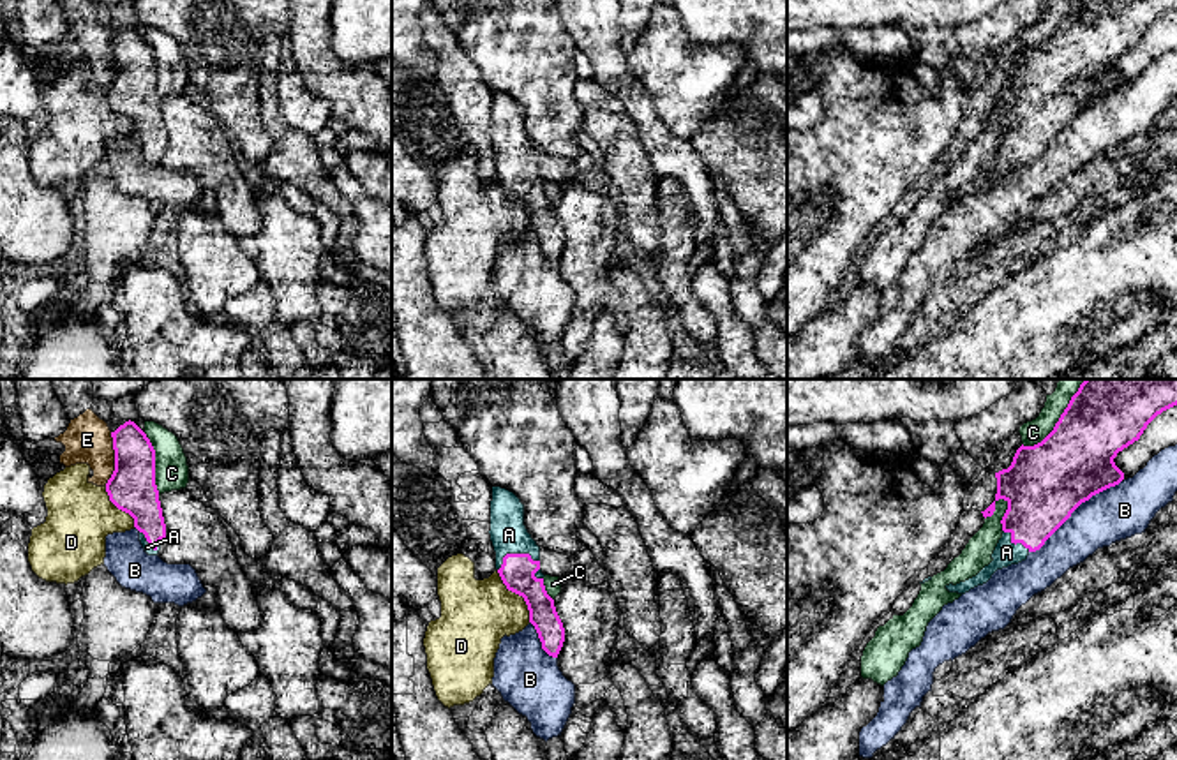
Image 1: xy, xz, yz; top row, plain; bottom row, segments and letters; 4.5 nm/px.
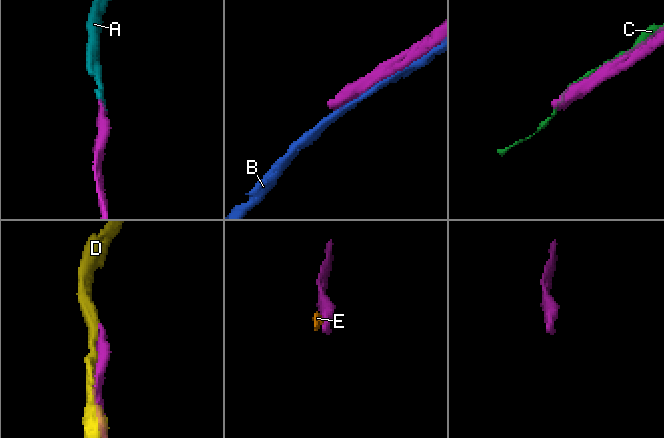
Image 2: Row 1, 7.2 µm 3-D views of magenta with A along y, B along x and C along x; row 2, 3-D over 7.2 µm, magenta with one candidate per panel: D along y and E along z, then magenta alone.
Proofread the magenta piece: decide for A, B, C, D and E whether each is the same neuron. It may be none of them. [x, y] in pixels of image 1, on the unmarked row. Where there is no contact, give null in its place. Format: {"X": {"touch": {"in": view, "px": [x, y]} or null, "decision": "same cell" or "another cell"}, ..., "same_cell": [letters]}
{"A": {"touch": {"in": "xz", "px": [514, 159]}, "decision": "same cell"}, "B": {"touch": {"in": "yz", "px": [1073, 115]}, "decision": "another cell"}, "C": {"touch": {"in": "yz", "px": [1054, 32]}, "decision": "another cell"}, "D": {"touch": {"in": "xz", "px": [517, 198]}, "decision": "another cell"}, "E": {"touch": {"in": "xy", "px": [115, 64]}, "decision": "another cell"}, "same_cell": ["A"]}

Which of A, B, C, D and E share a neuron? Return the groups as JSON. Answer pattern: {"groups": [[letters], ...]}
{"groups": [["A"], ["B"], ["C"], ["D"], ["E"]]}

